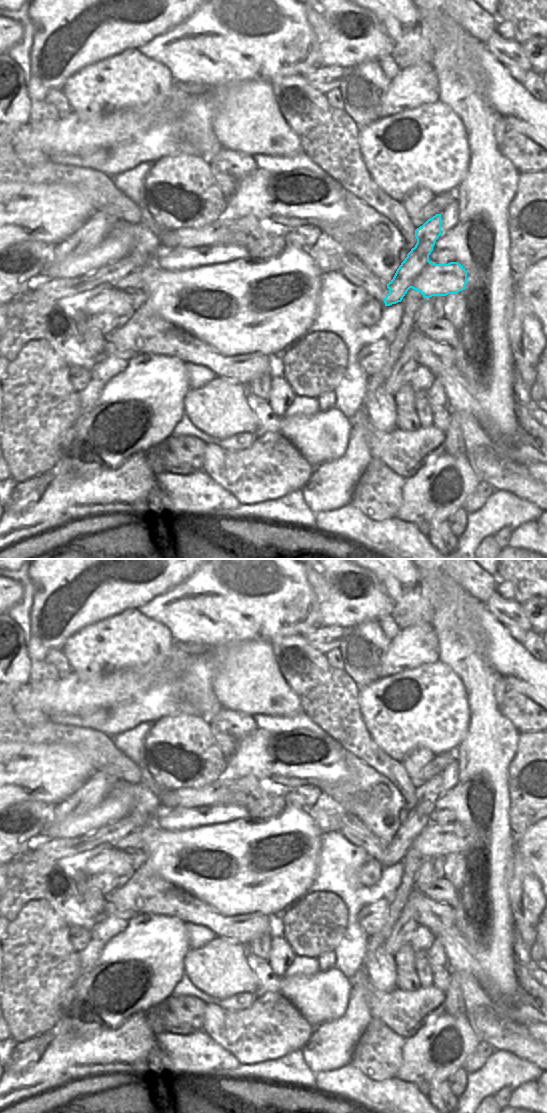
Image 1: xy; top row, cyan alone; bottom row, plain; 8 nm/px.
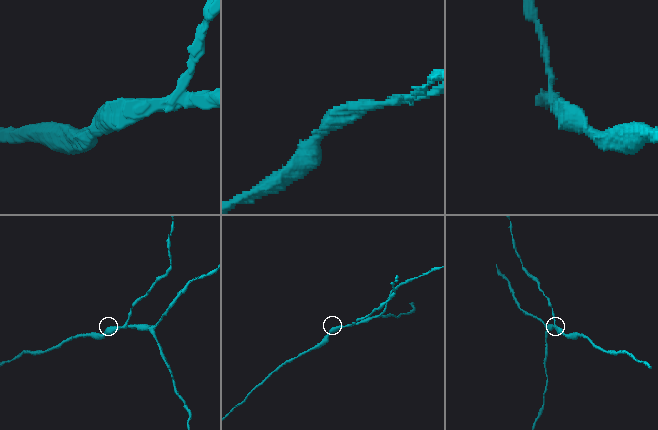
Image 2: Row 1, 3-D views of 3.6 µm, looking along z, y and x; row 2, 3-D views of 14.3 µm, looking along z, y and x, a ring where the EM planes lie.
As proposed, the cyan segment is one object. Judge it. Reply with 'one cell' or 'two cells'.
two cells

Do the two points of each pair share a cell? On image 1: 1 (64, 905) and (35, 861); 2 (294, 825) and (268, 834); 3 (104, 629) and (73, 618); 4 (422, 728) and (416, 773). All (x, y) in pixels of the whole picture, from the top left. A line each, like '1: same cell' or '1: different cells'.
1: same cell
2: same cell
3: different cells
4: different cells

